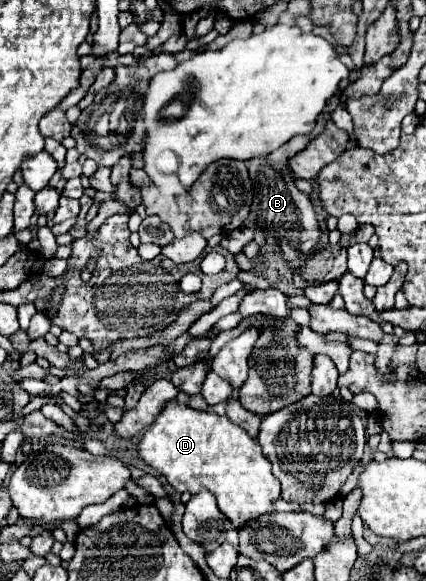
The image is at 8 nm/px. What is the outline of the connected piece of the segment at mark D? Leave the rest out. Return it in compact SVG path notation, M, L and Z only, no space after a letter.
M169 401L143 435L139 455L147 465L165 475L177 493L211 491L221 513L237 529L263 513L275 511L273 501L279 499L281 491L279 481L271 473L271 461L261 453L261 445L227 417Z

